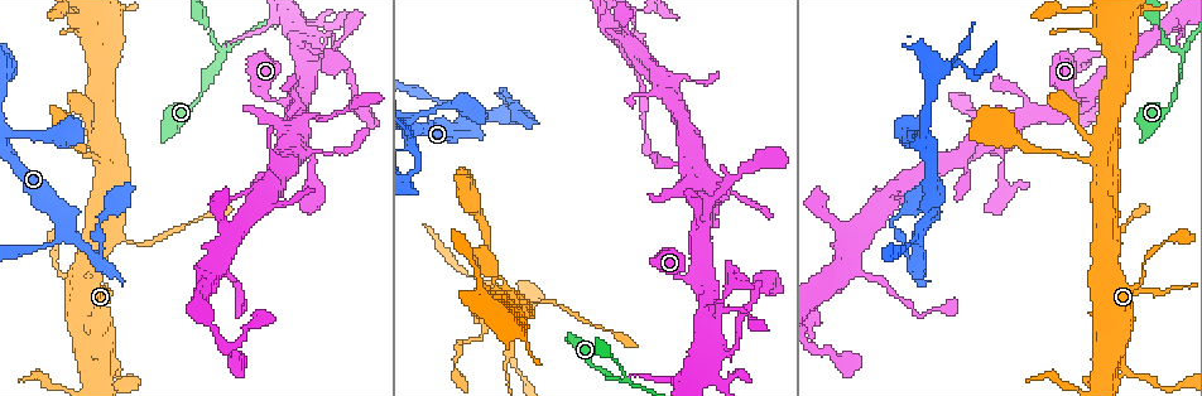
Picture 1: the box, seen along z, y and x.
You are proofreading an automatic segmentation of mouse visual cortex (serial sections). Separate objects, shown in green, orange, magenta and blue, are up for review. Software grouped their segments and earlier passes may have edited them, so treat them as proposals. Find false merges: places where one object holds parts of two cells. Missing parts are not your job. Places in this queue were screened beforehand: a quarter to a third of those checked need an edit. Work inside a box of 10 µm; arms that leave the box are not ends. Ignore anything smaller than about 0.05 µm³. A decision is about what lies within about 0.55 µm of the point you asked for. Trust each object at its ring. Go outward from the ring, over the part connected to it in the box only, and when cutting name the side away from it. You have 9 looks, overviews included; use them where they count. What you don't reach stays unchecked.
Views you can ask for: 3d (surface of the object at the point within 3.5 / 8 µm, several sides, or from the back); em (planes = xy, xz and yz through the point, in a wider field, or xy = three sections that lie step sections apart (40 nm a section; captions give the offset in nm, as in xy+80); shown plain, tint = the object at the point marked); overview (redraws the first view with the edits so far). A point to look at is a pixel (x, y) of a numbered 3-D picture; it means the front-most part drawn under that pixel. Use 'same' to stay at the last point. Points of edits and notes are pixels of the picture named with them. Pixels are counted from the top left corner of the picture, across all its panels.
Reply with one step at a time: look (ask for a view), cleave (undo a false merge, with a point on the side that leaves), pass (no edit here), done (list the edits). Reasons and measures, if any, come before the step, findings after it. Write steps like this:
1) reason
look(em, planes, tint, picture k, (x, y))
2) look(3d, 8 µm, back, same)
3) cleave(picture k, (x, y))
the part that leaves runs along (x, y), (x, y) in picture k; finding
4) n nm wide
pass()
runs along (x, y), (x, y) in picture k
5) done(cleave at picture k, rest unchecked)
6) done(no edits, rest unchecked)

look(3d, 3.5 µm, picture 1, (113, 236))

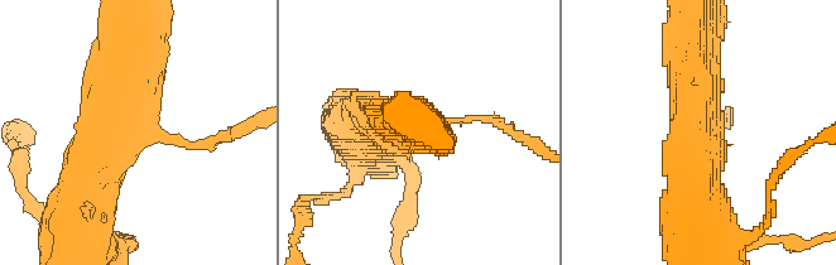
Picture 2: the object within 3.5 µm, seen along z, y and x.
now the EM
look(em, planes, tint, picture 2, (140, 134))

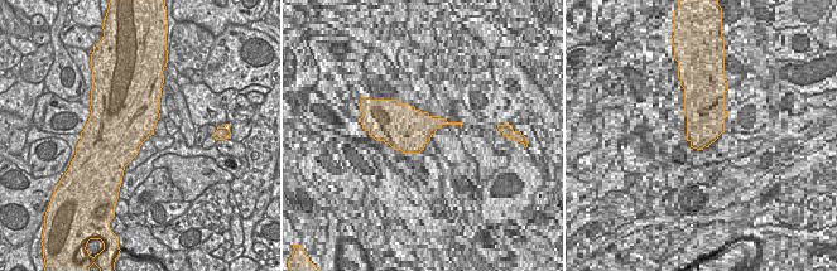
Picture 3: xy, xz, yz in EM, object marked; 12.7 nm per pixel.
cut it another way
look(em, xy, step 3, tint, same)

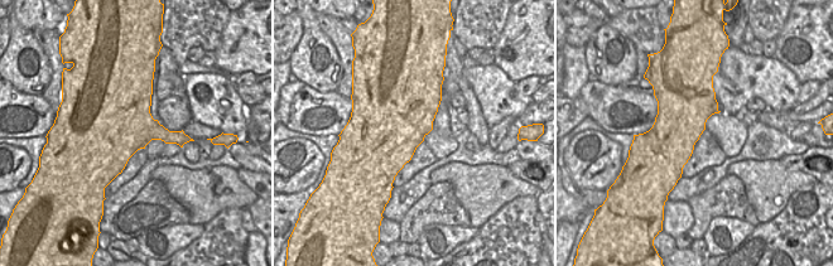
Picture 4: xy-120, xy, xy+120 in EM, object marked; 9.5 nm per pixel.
arms of 100, 600, 600 nm
pass()
one cell here

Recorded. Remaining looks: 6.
look(3d, 8 µm, picture 1, (97, 260))

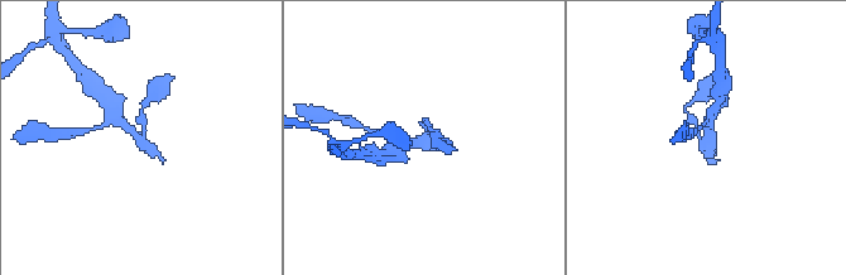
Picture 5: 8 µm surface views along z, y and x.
look(3d, 3.5 µm, same)

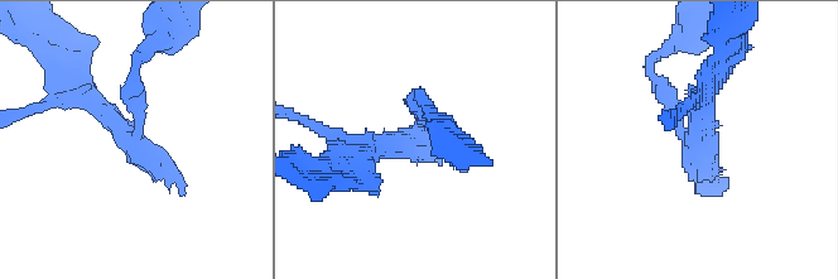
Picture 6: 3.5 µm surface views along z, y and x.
pass()
runs along (364, 158), (418, 133), (414, 96) in picture 6; one cell here

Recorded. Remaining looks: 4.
a narrow waist
look(3d, 3.5 µm, picture 1, (738, 311))

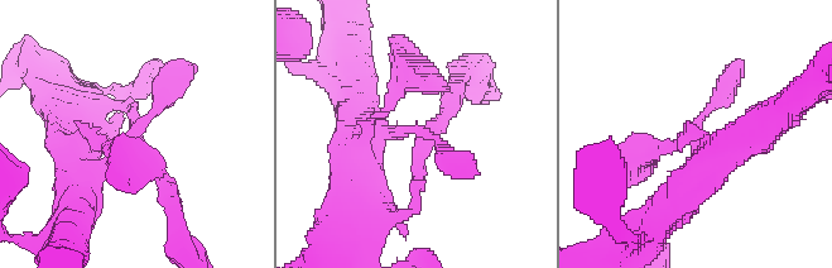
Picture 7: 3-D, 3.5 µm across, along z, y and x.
3 arms; arms of 150, 200, 450 nm; now the EM
look(em, xy, step 2, tint, picture 7, (416, 134))

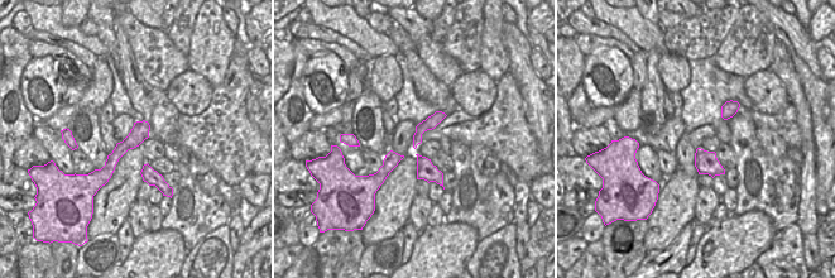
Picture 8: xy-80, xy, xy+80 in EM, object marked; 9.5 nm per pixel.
pass()
runs along (359, 123), (424, 139), (456, 90) in picture 7; one cell here

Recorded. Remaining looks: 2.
abrupt turn
look(3d, 3.5 µm, picture 1, (633, 23))

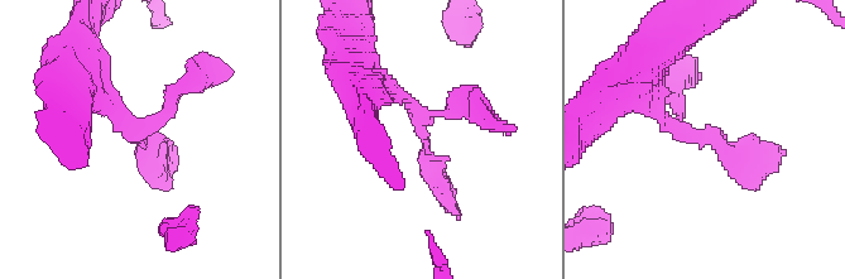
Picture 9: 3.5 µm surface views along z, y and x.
look(em, xy, step 2, tint, picture 9, (144, 136))

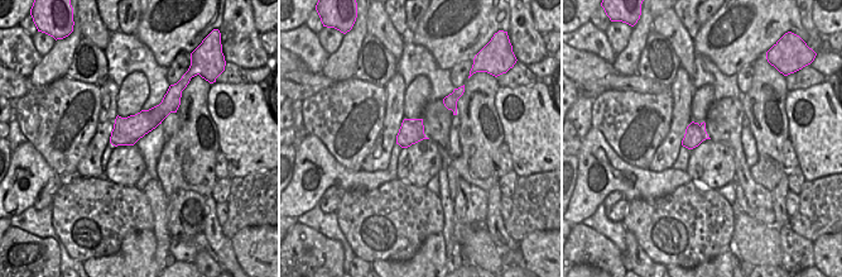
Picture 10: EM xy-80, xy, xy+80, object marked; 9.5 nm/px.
240 nm wide
pass()
runs along (173, 99), (154, 116), (112, 139) in picture 10; all the same cell

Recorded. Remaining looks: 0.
done(no edits, rest unchecked)

